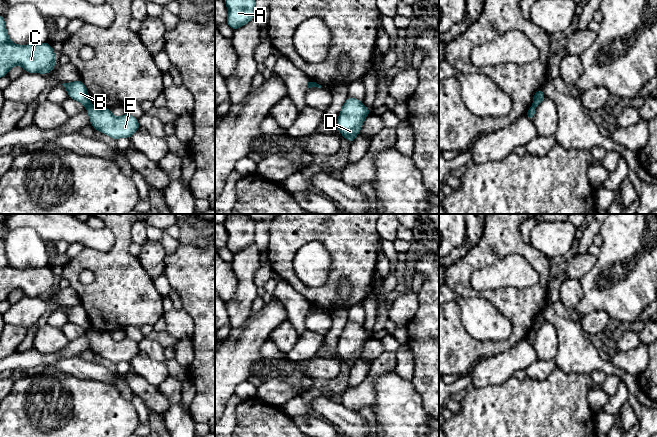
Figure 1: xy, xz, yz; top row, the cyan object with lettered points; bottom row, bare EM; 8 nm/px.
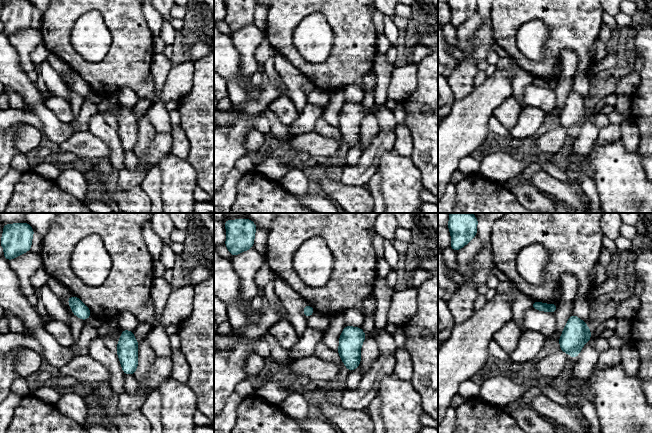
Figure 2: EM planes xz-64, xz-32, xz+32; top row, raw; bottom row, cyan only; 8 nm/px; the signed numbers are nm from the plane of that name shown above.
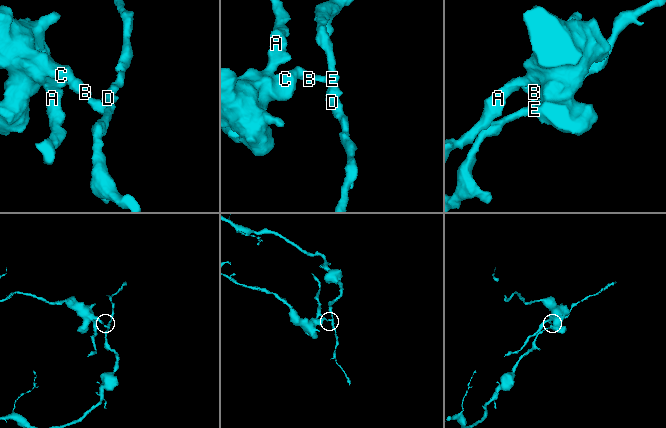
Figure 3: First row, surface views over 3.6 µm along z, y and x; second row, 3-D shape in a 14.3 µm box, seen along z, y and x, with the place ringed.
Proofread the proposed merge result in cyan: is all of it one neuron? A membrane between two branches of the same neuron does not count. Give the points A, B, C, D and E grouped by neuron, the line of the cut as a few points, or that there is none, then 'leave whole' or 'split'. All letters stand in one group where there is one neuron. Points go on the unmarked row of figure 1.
groups A B C / D E; cut xy (90, 328), (86, 331); split

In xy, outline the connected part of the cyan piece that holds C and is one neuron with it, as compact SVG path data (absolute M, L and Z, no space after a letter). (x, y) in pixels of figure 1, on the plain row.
M0 240L0 301L6 300L15 289L22 290L29 297L50 297L56 290L55 275L48 266L24 270L13 267L9 263L4 241Z

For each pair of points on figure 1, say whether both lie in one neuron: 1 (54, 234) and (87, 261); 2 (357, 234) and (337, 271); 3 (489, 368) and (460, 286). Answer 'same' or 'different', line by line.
1: different
2: same
3: different

